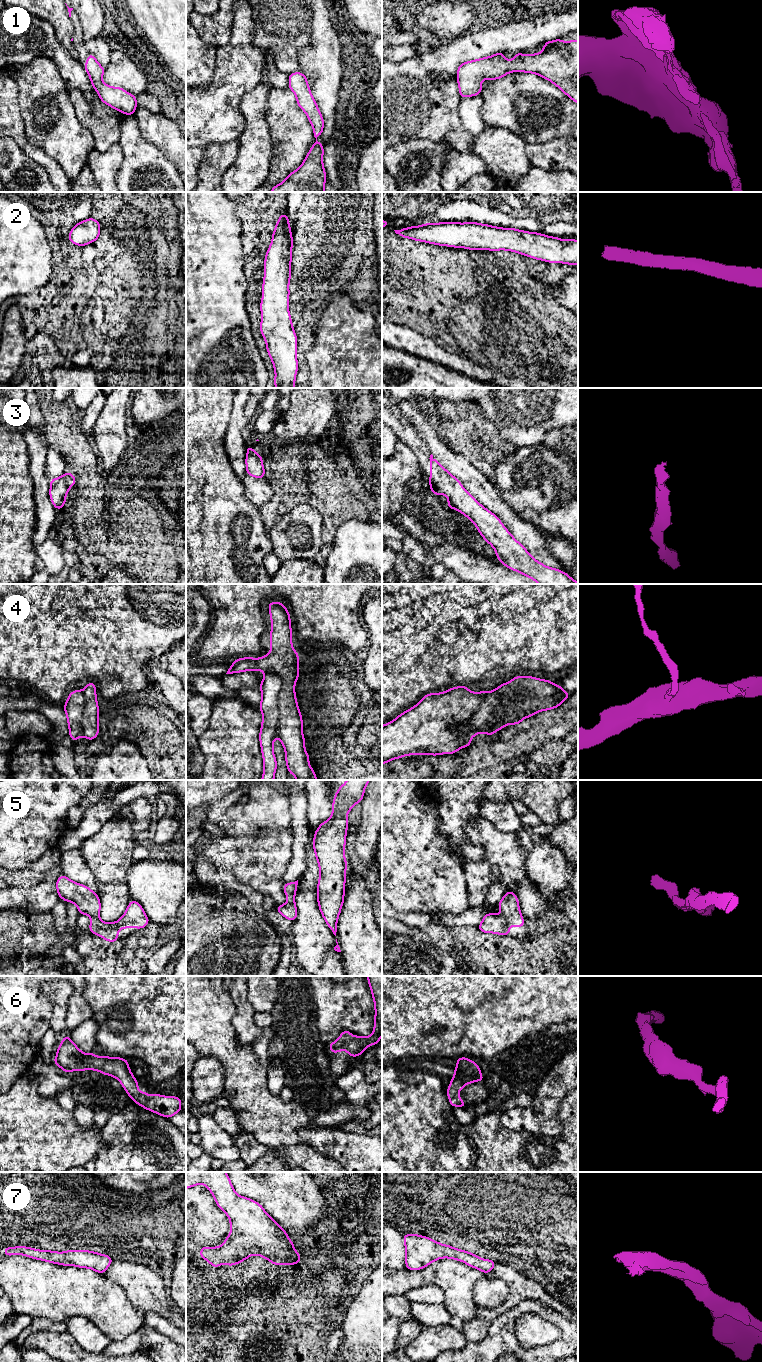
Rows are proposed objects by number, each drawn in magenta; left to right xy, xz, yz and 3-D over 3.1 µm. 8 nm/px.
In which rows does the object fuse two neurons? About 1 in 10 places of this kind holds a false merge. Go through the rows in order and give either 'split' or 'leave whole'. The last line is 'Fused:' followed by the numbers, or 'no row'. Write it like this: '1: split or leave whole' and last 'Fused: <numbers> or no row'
1: leave whole
2: leave whole
3: leave whole
4: split
5: leave whole
6: leave whole
7: leave whole
Fused: 4

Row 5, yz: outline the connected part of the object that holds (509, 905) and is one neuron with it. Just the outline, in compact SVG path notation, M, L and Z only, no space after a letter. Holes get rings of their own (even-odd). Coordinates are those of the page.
M512 891L504 894L498 903L501 915L487 913L483 917L480 925L477 927L482 933L494 933L499 935L510 935L509 927L511 925L523 928L524 917L519 908L517 895Z

